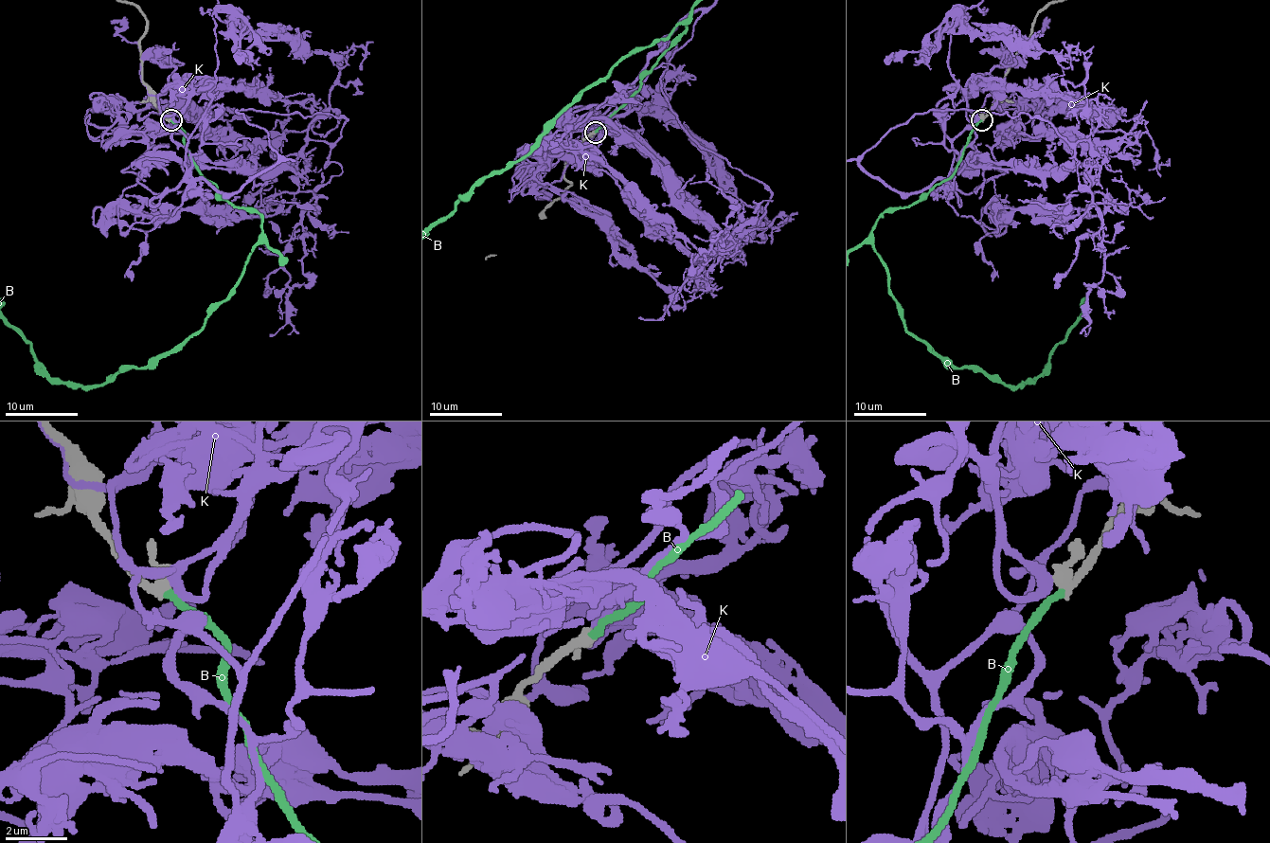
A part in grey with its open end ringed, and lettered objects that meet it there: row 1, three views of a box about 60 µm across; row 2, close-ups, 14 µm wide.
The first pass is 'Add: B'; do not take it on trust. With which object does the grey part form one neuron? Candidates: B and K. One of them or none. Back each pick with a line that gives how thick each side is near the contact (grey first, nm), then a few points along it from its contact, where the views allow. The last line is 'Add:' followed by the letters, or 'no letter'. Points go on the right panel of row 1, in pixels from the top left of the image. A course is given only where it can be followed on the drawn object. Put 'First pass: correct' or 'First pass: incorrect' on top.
First pass: correct
B: Thickness 360 nm (grey) against 240 nm
Add: B

